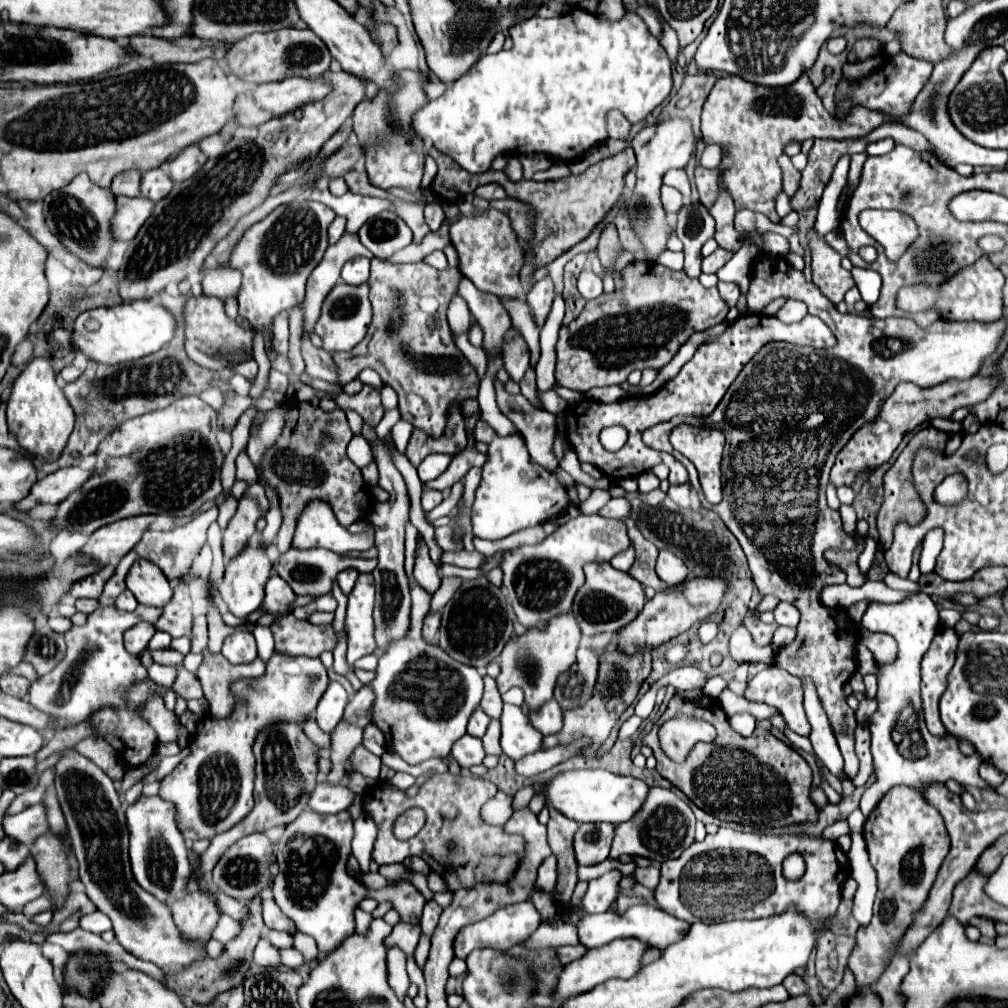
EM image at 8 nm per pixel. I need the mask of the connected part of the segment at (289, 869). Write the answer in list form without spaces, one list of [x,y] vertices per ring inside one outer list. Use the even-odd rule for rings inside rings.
[[[304,811],[292,821],[276,847],[278,873],[272,879],[274,901],[288,915],[300,933],[316,939],[320,953],[332,953],[356,929],[354,911],[366,897],[366,887],[354,879],[346,863],[352,855],[354,823],[348,811],[336,815],[320,815]]]

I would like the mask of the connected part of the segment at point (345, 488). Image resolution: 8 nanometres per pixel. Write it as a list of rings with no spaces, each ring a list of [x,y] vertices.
[[[294,403],[286,413],[284,431],[276,447],[272,447],[262,461],[264,477],[278,491],[284,513],[284,523],[276,537],[276,547],[280,553],[290,549],[296,523],[308,503],[316,499],[328,503],[342,527],[350,527],[362,519],[362,513],[370,507],[368,503],[372,503],[372,499],[360,469],[346,455],[346,445],[350,439],[352,431],[342,409],[326,413],[310,403]]]

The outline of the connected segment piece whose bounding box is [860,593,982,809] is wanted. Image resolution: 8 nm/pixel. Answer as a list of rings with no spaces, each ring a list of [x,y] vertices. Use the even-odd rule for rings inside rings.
[[[916,593],[896,605],[872,601],[861,619],[862,627],[872,632],[892,635],[898,643],[898,659],[892,665],[878,665],[878,711],[870,717],[868,727],[872,733],[872,757],[876,783],[862,795],[860,809],[874,809],[878,801],[896,785],[914,789],[928,789],[940,783],[940,777],[955,779],[960,784],[968,781],[966,769],[979,769],[980,755],[974,753],[970,759],[956,753],[958,743],[952,735],[938,739],[928,733],[924,713],[920,707],[920,659],[928,651],[932,637],[940,627],[938,609],[926,593]]]

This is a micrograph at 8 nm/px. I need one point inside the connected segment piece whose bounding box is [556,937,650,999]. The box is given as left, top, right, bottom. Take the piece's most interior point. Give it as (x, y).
(622, 958)

